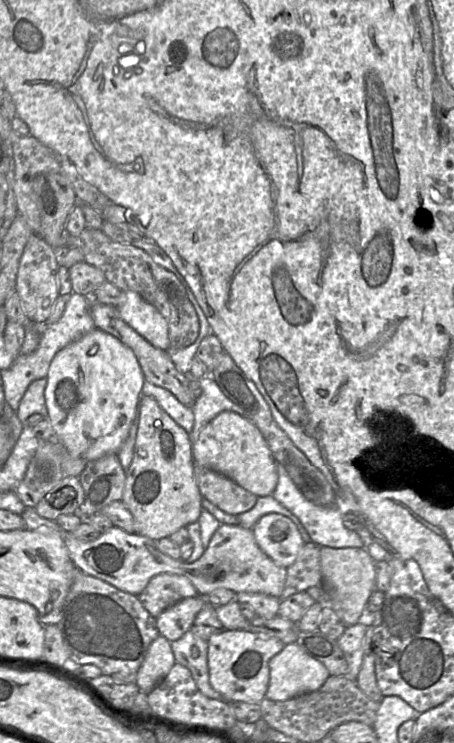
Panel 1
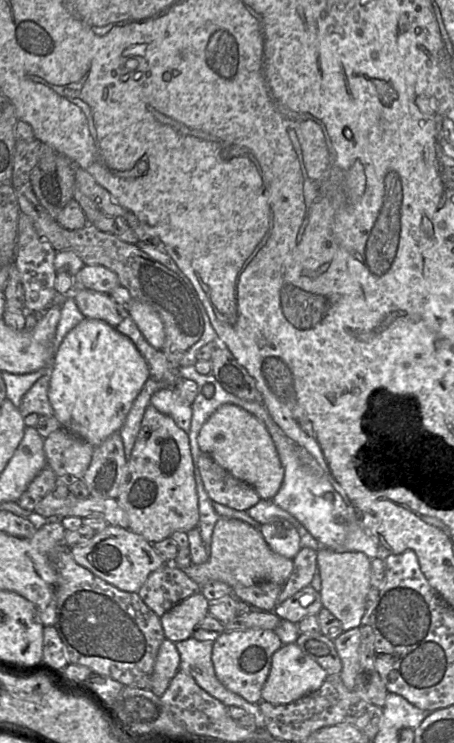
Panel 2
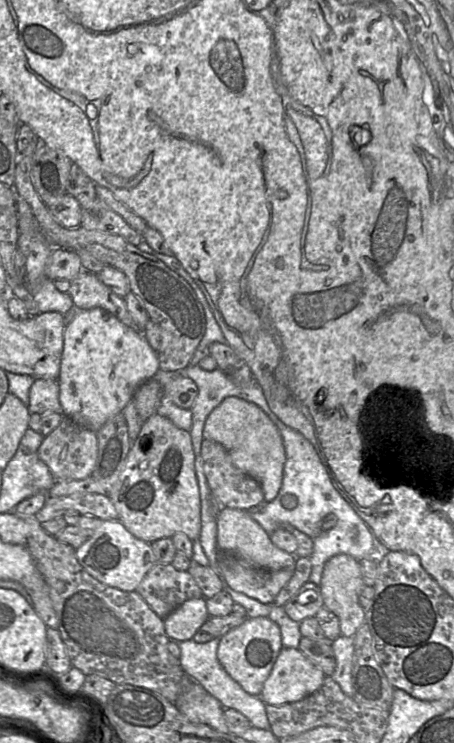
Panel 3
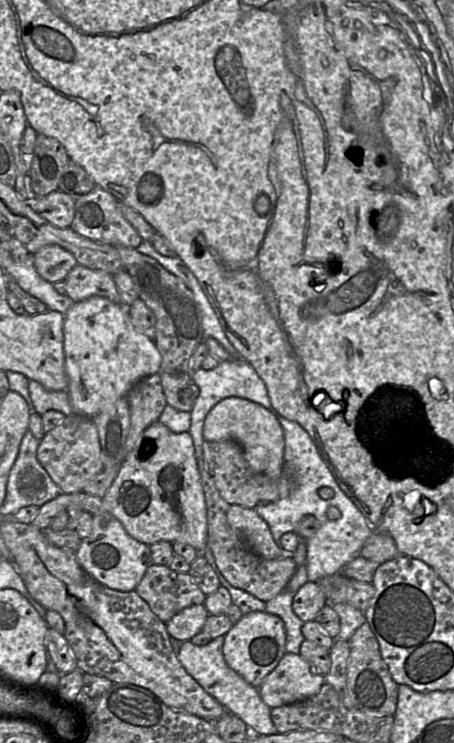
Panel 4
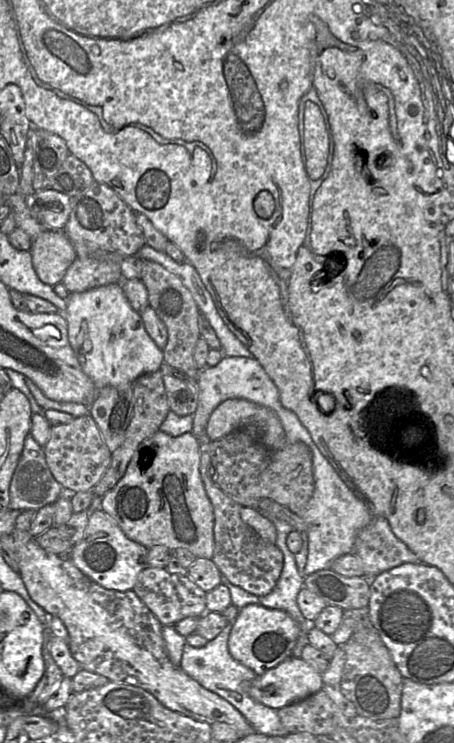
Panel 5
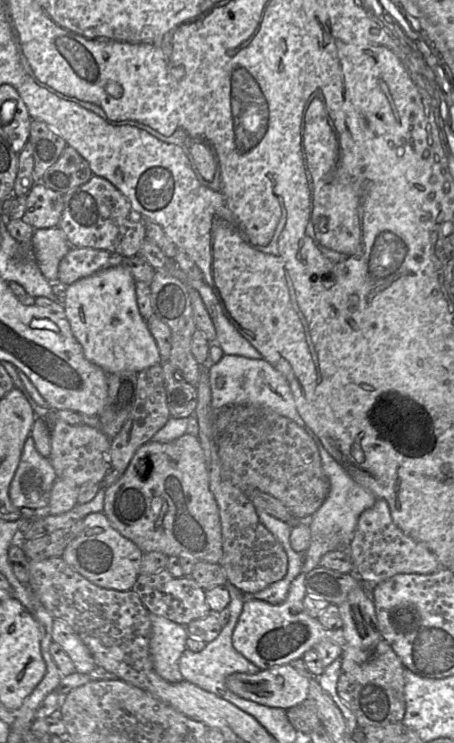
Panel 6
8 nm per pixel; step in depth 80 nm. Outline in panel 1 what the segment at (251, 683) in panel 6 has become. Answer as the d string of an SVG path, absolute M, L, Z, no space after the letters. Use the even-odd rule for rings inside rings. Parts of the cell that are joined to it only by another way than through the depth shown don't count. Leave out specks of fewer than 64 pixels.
M296 642L284 645L269 661L269 683L265 697L286 701L318 690L330 676L328 669L306 654Z

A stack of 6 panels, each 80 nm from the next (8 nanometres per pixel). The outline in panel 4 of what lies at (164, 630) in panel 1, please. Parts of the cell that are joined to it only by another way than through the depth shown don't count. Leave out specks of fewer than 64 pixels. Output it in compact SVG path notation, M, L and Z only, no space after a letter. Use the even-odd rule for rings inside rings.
M204 604L186 607L166 622L167 632L173 639L188 641L202 631L208 615Z

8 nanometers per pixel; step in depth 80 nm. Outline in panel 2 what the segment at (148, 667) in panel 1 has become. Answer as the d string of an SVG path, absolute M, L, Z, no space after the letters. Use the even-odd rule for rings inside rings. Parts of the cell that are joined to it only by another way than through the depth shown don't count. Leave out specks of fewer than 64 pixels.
M165 638L159 648L150 680L150 690L160 697L179 671L180 655L174 642Z

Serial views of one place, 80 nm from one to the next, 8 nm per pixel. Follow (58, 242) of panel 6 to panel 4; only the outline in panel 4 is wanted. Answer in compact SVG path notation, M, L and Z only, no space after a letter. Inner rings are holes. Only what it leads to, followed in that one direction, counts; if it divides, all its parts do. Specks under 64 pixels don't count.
M48 245L34 254L34 267L50 283L63 281L78 264L76 258L58 245Z

